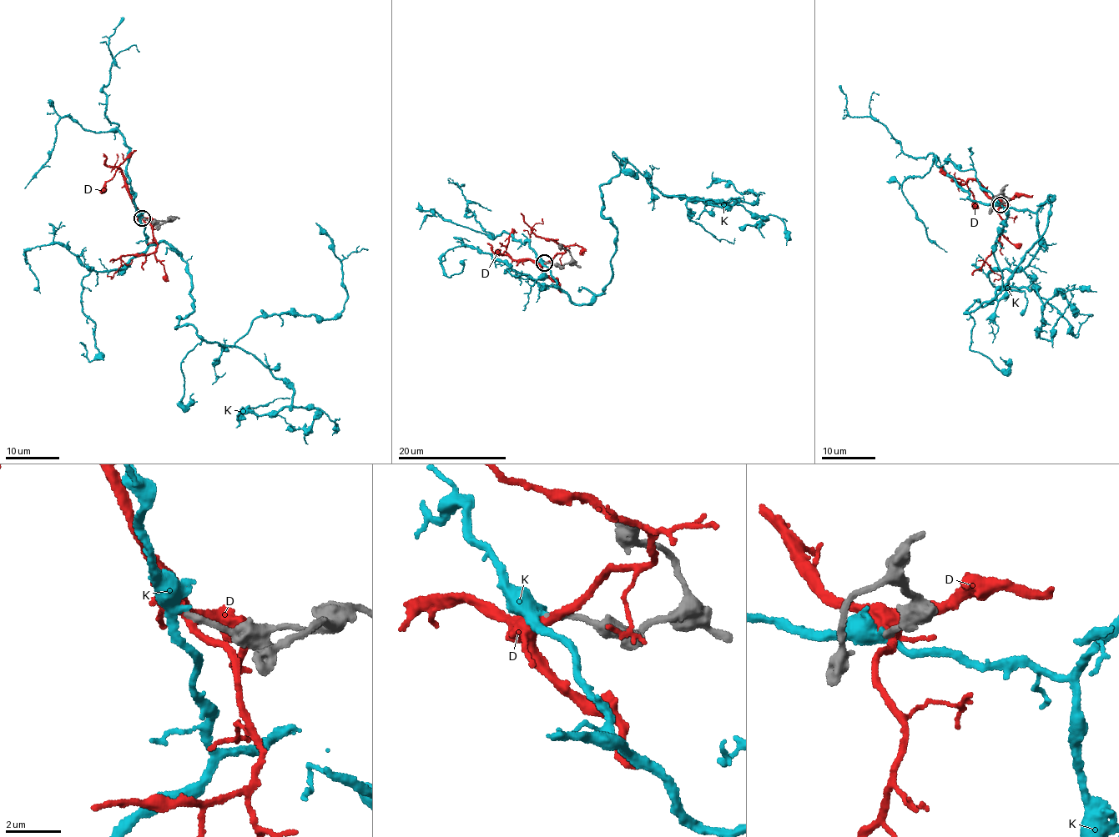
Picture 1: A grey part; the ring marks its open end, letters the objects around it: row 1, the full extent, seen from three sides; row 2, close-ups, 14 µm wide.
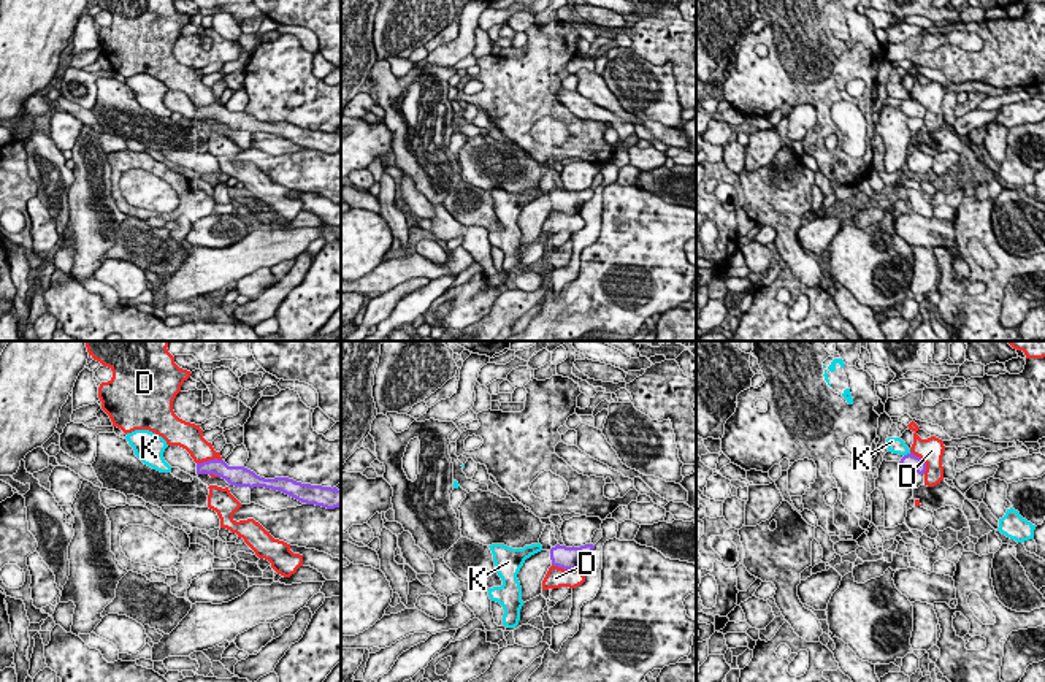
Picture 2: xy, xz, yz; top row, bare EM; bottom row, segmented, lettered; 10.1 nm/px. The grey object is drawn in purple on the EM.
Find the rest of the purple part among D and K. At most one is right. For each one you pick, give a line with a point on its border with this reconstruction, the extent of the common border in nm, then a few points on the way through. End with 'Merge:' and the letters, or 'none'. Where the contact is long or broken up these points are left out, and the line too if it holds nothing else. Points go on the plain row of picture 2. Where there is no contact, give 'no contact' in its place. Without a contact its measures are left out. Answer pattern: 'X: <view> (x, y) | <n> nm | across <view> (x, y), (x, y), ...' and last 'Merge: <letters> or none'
Merge: none

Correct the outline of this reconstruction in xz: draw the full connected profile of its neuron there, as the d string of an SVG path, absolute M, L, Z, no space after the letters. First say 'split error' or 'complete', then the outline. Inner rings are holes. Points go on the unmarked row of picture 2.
split error | M557 189L550 195L541 195L525 205L517 224L522 232L522 246L526 247L542 238L542 225L549 213L579 214L580 208L591 200L595 190L566 192Z

